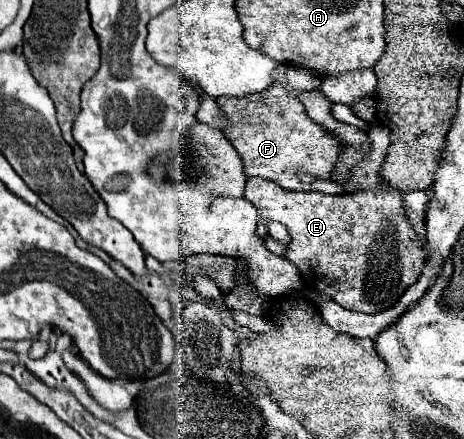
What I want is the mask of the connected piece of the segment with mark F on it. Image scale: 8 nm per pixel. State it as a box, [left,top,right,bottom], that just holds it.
[216,66,340,190]

